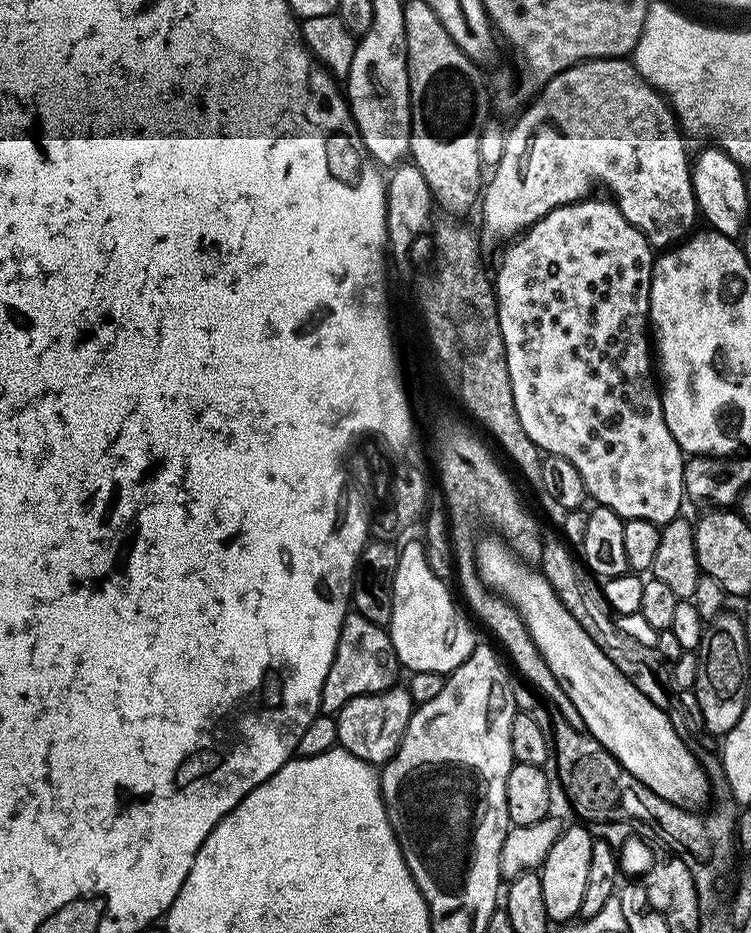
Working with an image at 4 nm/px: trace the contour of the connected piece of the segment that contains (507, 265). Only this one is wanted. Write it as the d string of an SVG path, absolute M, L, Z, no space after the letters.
M608 198L592 199L550 210L505 247L509 248L500 260L500 269L494 272L496 313L506 346L514 410L518 410L522 430L530 434L530 442L537 444L541 453L569 460L599 507L614 510L625 520L642 518L663 526L681 515L680 503L686 500L686 454L666 426L650 351L648 299L654 249L626 222L616 203Z

